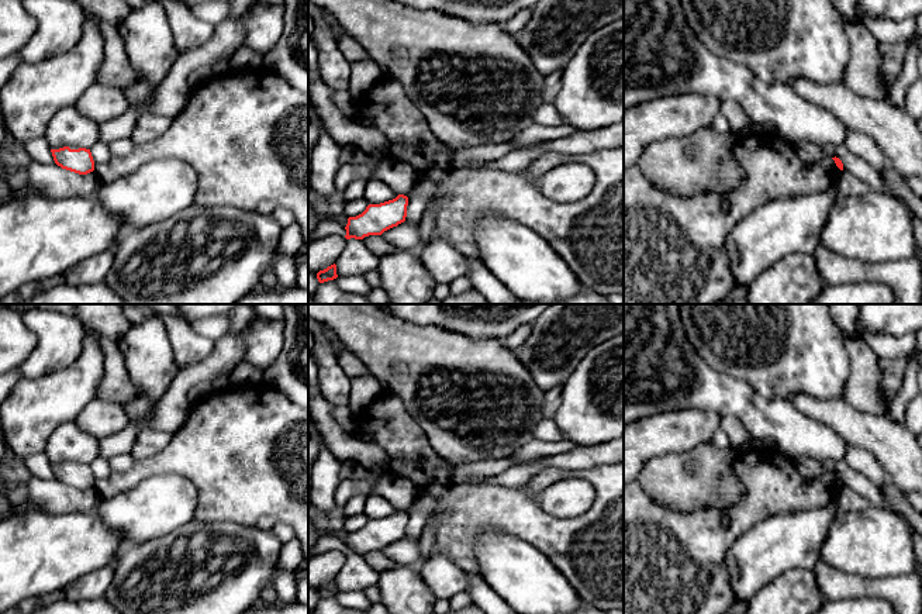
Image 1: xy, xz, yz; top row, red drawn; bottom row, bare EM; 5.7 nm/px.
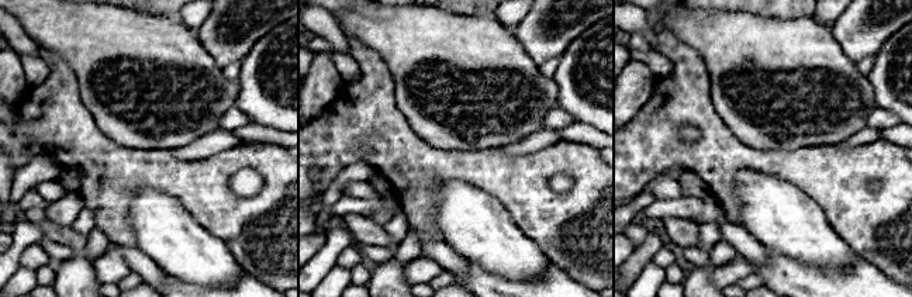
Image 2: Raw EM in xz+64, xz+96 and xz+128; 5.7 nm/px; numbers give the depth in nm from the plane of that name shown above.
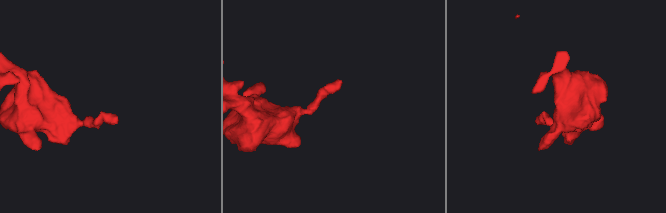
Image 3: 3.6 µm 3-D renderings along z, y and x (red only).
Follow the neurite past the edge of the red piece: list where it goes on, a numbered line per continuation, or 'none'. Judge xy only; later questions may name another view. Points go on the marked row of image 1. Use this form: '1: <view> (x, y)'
none

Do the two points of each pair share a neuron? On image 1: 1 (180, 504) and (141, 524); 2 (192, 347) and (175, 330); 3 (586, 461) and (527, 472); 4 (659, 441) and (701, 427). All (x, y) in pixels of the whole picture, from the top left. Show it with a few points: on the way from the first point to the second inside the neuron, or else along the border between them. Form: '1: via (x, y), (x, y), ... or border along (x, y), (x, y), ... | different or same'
1: via (171, 504), (161, 504), (151, 514) | same
2: via (187, 342), (179, 334) | same
3: via (572, 461), (541, 464) | same
4: via (669, 433), (691, 427) | same

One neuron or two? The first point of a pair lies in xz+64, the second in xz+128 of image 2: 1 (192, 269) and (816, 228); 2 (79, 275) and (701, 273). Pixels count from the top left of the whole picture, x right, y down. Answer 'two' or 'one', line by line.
1: one
2: one

